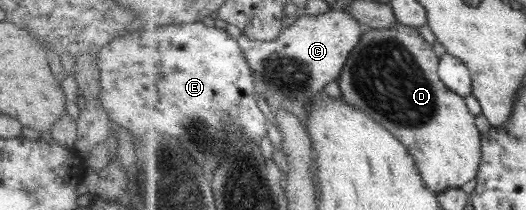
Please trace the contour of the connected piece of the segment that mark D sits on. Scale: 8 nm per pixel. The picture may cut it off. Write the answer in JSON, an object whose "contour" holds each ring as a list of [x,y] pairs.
{"contour":[[[399,22],[387,29],[364,29],[361,42],[350,53],[339,78],[343,99],[385,125],[394,137],[405,144],[417,162],[426,189],[440,194],[450,189],[461,189],[466,182],[477,178],[482,164],[482,134],[476,128],[476,115],[466,106],[466,100],[448,88],[439,76],[441,57],[424,40],[420,30]]]}

